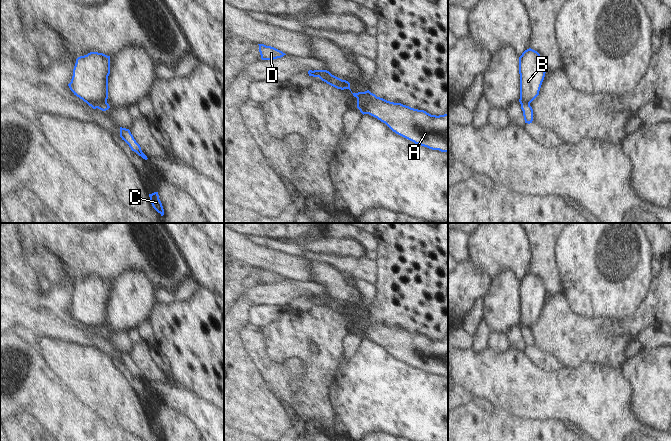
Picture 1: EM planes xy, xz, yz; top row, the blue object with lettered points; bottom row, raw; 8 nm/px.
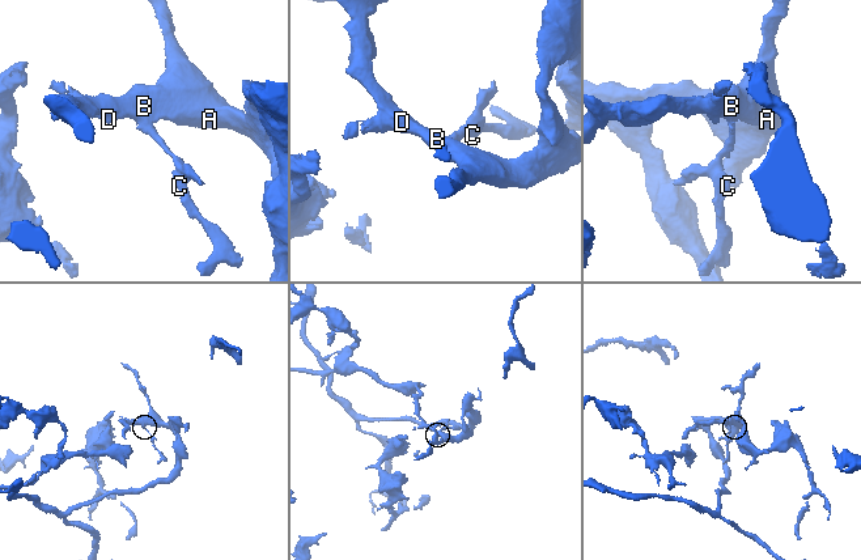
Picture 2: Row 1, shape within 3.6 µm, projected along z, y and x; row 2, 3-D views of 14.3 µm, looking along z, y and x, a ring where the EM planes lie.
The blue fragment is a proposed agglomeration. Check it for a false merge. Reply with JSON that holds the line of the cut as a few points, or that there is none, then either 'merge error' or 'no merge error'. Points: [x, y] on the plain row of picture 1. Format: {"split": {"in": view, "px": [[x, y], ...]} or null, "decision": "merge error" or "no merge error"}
{"split": {"in": "xy", "px": [[106, 325], [87, 327]]}, "decision": "merge error"}

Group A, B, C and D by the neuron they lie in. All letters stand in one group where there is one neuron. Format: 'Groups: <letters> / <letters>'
Groups: A B D / C.

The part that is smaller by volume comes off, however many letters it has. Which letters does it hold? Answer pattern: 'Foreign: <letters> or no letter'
Foreign: C.

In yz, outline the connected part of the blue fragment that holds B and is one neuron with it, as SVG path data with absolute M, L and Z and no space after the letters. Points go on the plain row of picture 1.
M529 272L519 281L520 323L530 328L538 319L547 291L540 278Z

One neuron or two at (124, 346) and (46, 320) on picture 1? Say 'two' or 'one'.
one

